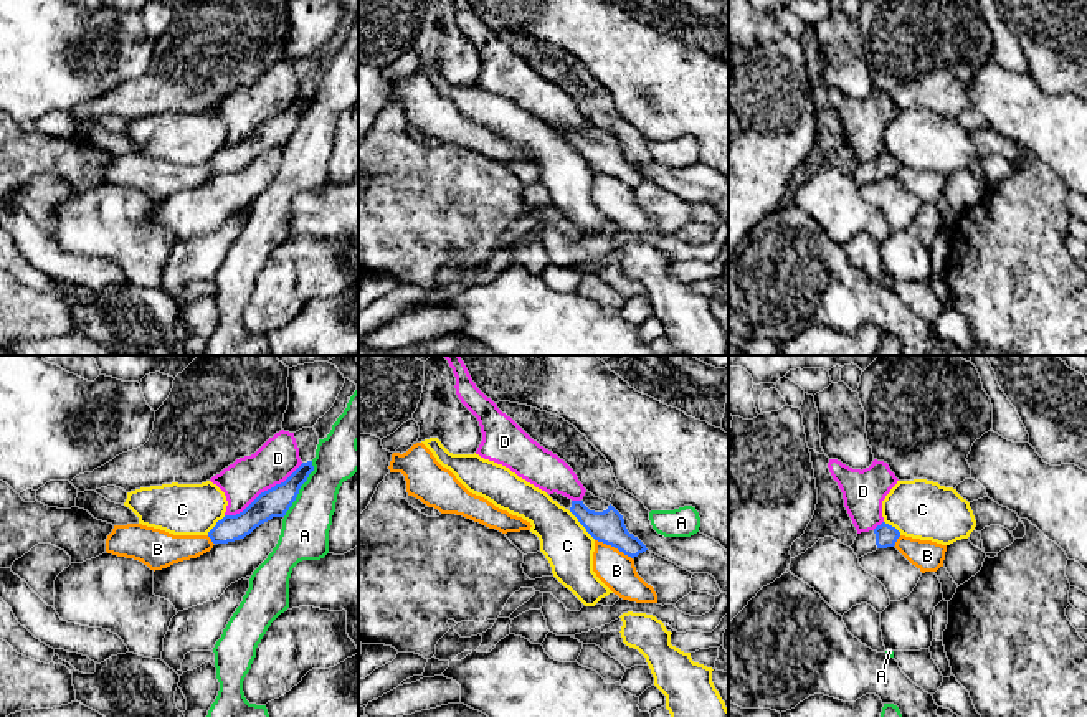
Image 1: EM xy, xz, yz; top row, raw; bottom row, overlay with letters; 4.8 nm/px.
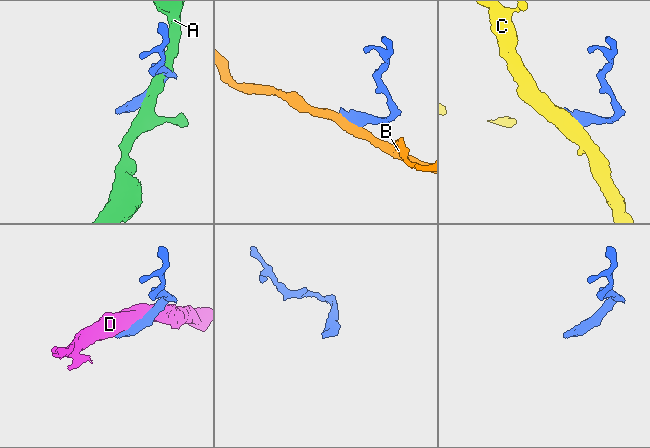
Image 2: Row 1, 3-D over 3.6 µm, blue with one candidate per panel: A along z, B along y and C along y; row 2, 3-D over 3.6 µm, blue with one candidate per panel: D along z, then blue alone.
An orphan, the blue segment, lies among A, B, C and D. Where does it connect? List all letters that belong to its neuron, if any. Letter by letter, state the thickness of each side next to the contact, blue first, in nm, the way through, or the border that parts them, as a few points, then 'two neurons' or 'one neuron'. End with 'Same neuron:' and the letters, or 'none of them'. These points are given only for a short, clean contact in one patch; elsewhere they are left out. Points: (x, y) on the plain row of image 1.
A: 140/240 nm | two neurons
B: 160/180 nm | along xz (595, 169), (617, 177), (631, 189) | two neurons
C: 160/240 nm | along xz (569, 141), (595, 169) | two neurons
D: 140/200 nm | two neurons
Same neuron: none of them

